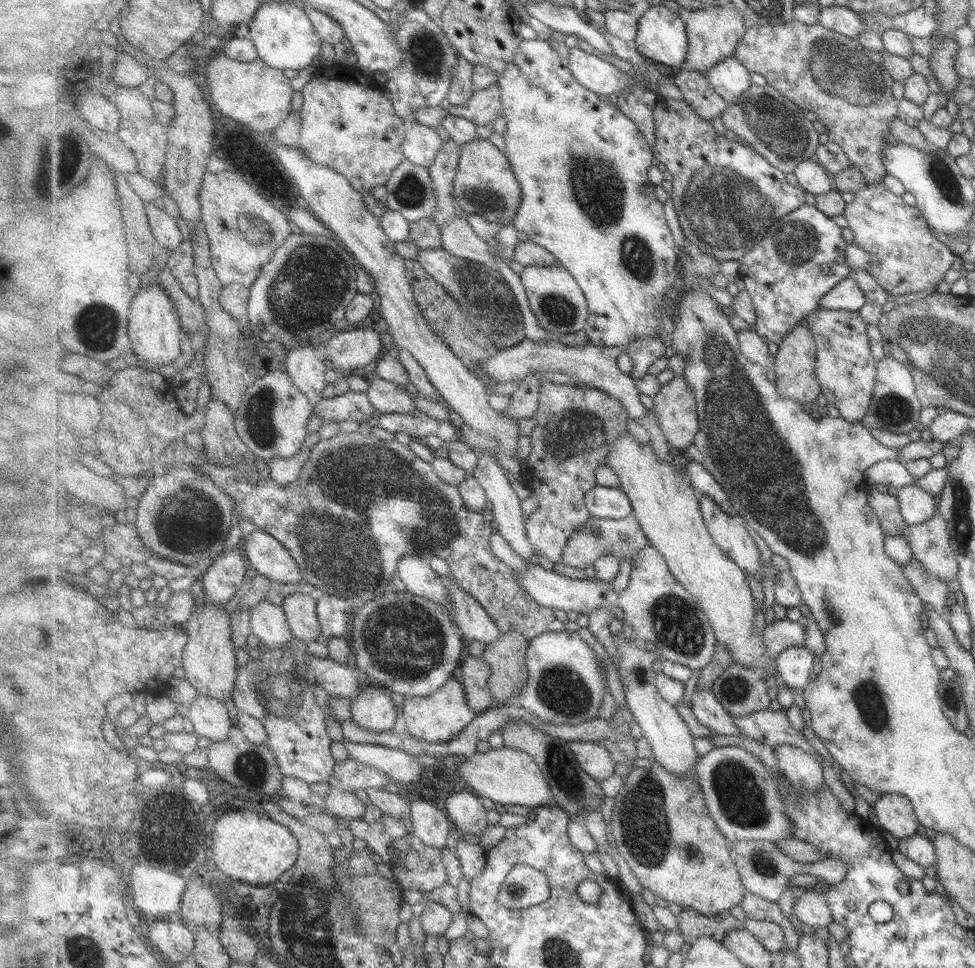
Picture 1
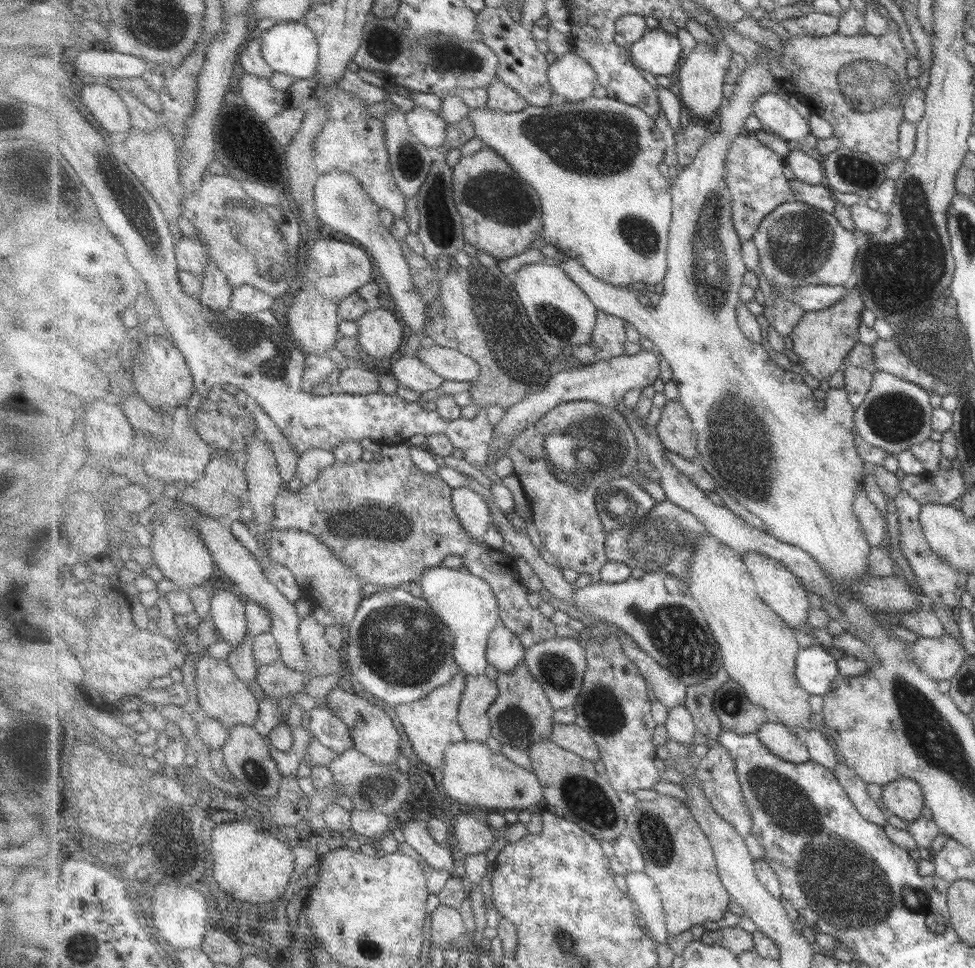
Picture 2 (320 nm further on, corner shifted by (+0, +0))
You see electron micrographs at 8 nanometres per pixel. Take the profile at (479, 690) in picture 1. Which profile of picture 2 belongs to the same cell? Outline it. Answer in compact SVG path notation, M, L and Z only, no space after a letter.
M486 674L467 676L463 702L460 703L458 719L466 733L466 740L484 743L492 736L490 708L498 698L500 688Z

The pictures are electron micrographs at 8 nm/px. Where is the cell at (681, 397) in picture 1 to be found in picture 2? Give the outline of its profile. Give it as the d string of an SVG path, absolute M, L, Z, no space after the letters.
M667 401L655 429L663 447L689 461L699 461L698 436L686 408L679 401Z

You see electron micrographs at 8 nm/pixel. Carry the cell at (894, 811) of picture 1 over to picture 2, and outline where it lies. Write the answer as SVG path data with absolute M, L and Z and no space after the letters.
M902 778L883 788L881 804L887 812L911 824L921 818L926 800L916 780Z

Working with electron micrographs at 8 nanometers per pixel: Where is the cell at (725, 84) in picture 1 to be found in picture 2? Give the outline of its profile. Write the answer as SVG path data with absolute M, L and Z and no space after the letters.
M768 92L760 96L755 101L753 116L759 119L766 133L777 134L786 142L804 142L804 138L811 134L809 120L805 121L805 118L777 93Z

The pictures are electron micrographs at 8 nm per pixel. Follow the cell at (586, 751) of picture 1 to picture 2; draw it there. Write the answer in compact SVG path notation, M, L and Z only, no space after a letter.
M576 722L555 724L550 740L556 742L561 748L577 753L591 762L597 762L600 759L600 750L594 737Z

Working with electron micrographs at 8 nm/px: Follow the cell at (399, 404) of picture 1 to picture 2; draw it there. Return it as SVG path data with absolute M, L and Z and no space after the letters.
M350 364L340 372L338 390L346 394L371 394L381 391L378 374L366 370L365 366Z

